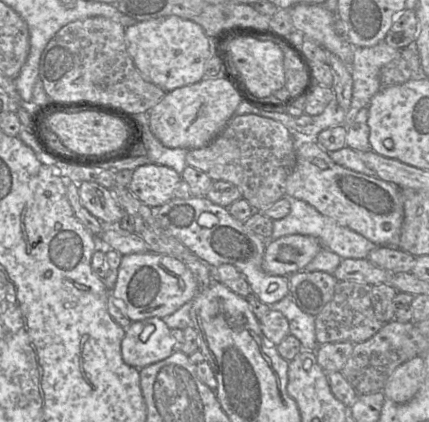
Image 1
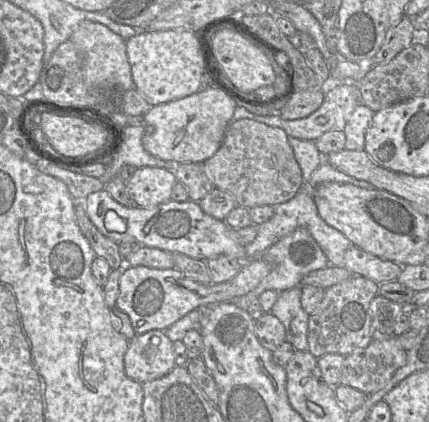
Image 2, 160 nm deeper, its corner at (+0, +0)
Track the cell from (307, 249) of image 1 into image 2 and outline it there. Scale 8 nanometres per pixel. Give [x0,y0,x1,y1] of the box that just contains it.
[116,259,271,335]

